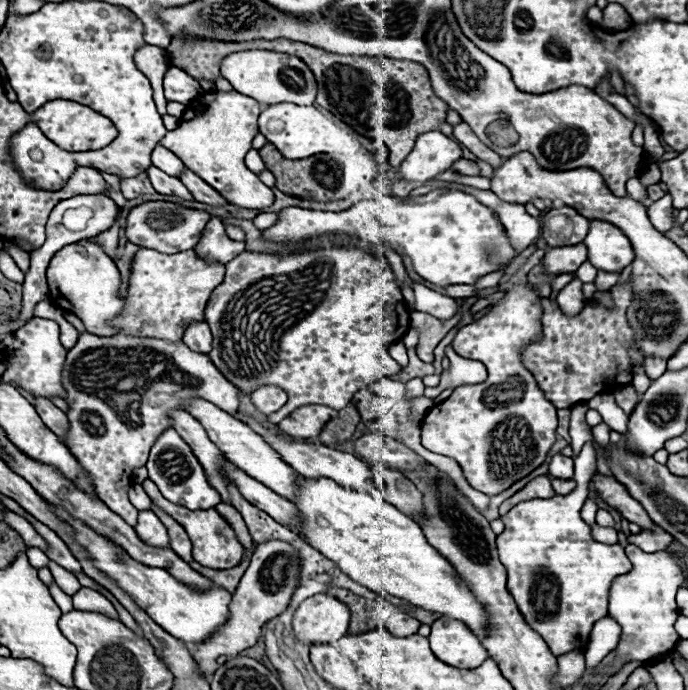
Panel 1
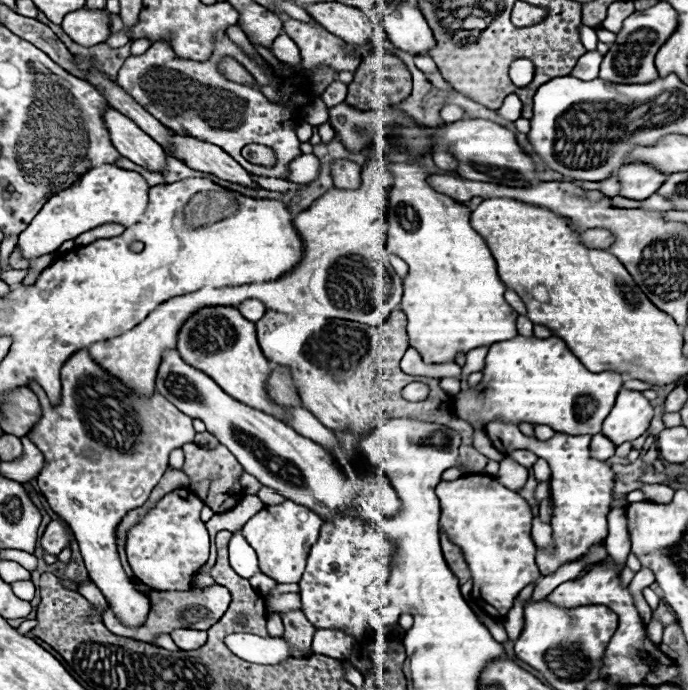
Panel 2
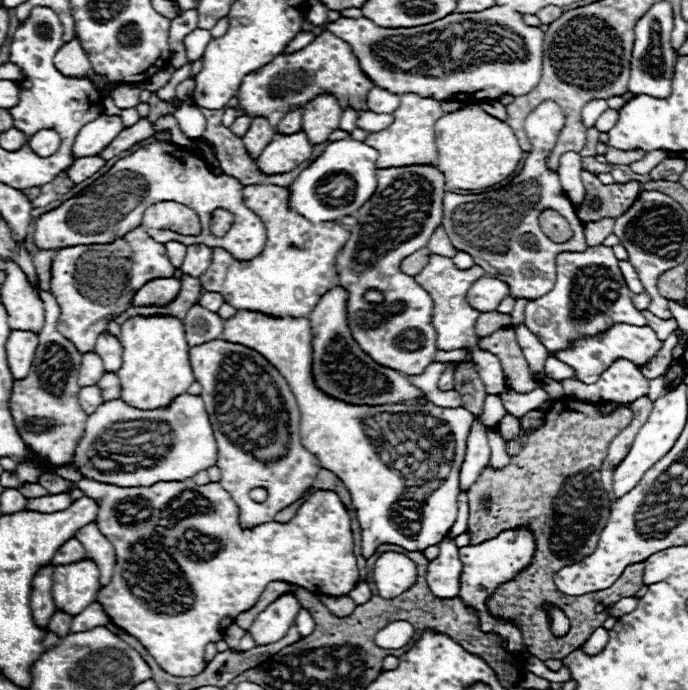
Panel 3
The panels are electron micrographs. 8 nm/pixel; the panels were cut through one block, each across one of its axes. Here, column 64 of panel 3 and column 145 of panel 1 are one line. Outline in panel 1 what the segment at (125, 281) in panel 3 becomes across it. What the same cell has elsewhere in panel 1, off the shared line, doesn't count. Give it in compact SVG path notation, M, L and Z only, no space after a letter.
M140 248L132 258L124 312L116 316L110 326L120 334L178 342L192 322L204 322L206 302L214 288L222 284L222 280L224 264L204 260L194 250L164 254L152 248Z

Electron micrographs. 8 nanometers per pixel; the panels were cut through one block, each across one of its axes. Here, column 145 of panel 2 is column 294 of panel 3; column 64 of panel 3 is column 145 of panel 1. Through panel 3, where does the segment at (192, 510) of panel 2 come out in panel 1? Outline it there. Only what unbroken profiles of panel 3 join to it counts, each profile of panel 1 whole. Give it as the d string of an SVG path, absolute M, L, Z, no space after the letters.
M144 480L144 482L142 482L142 488L146 490L146 494L152 498L152 502L154 502L156 506L160 506L166 514L170 514L178 524L184 526L184 530L188 532L188 536L190 536L190 540L192 540L192 556L194 556L194 560L196 560L198 564L218 570L218 568L234 568L234 566L242 560L242 544L238 542L238 538L236 538L234 530L230 528L230 524L228 524L214 508L194 512L194 510L182 508L182 506L178 506L178 504L170 504L170 502L160 494L160 490L156 488L156 484L154 484L152 480Z

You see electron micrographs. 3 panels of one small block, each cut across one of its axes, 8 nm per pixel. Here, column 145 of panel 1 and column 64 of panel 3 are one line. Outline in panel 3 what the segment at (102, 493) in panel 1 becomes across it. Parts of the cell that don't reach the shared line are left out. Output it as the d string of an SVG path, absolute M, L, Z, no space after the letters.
M44 292L42 300L44 300L46 320L40 332L40 344L36 348L36 356L26 378L14 380L8 408L14 420L16 432L20 434L22 442L32 450L32 454L36 458L44 458L52 466L62 466L72 460L74 448L78 440L84 436L84 426L88 420L88 414L78 404L78 392L80 392L78 368L80 368L82 354L56 328L56 322L60 316L60 306L56 298Z

